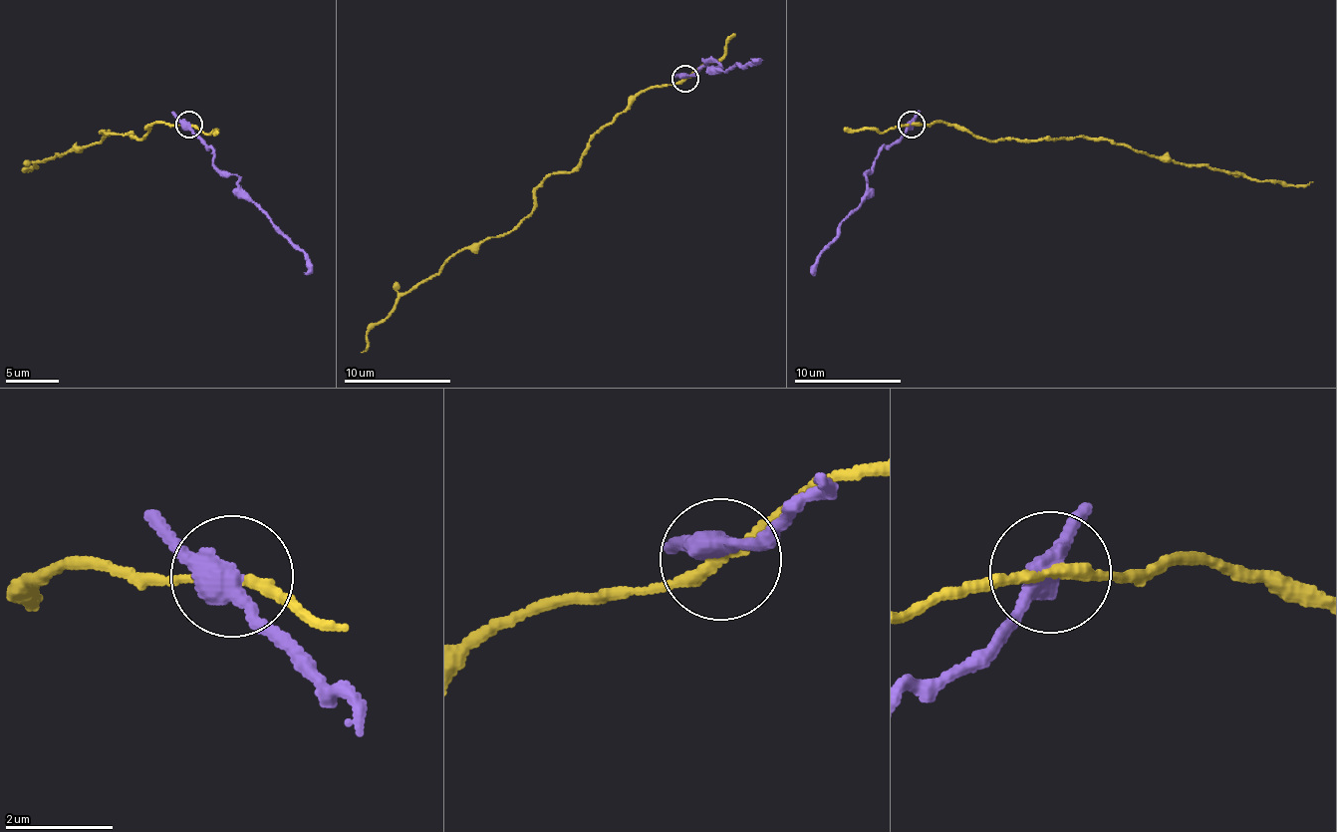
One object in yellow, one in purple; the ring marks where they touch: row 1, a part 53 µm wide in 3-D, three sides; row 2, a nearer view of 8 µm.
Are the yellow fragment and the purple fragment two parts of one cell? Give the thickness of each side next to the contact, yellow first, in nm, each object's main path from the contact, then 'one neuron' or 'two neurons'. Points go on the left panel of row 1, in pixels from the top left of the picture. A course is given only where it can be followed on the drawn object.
200 nm thick on the yellow side, 400 nm on the other; yellow runs (189, 125), (152, 123), (141, 138), (101, 132), (110, 131), (97, 143), (25, 166); purple runs (189, 125), (211, 148), (212, 162), (219, 170), (233, 173), (258, 203), (270, 223), (301, 248), (313, 273); two neurons

